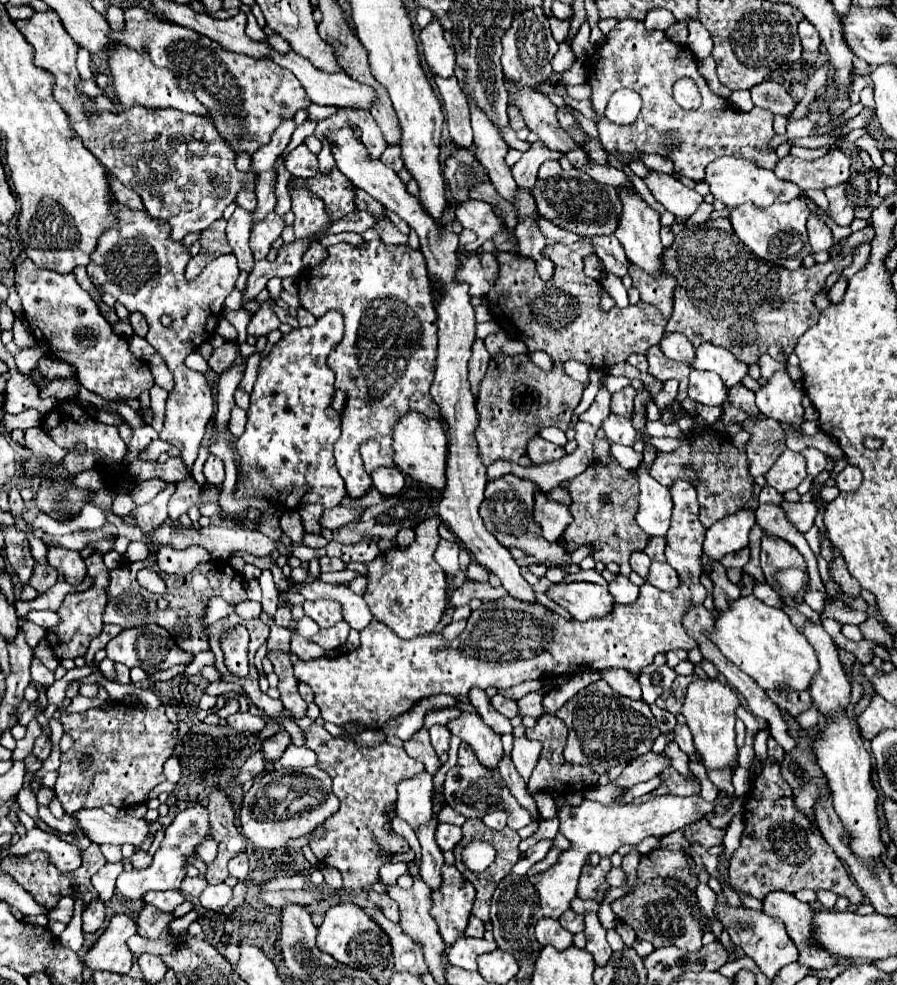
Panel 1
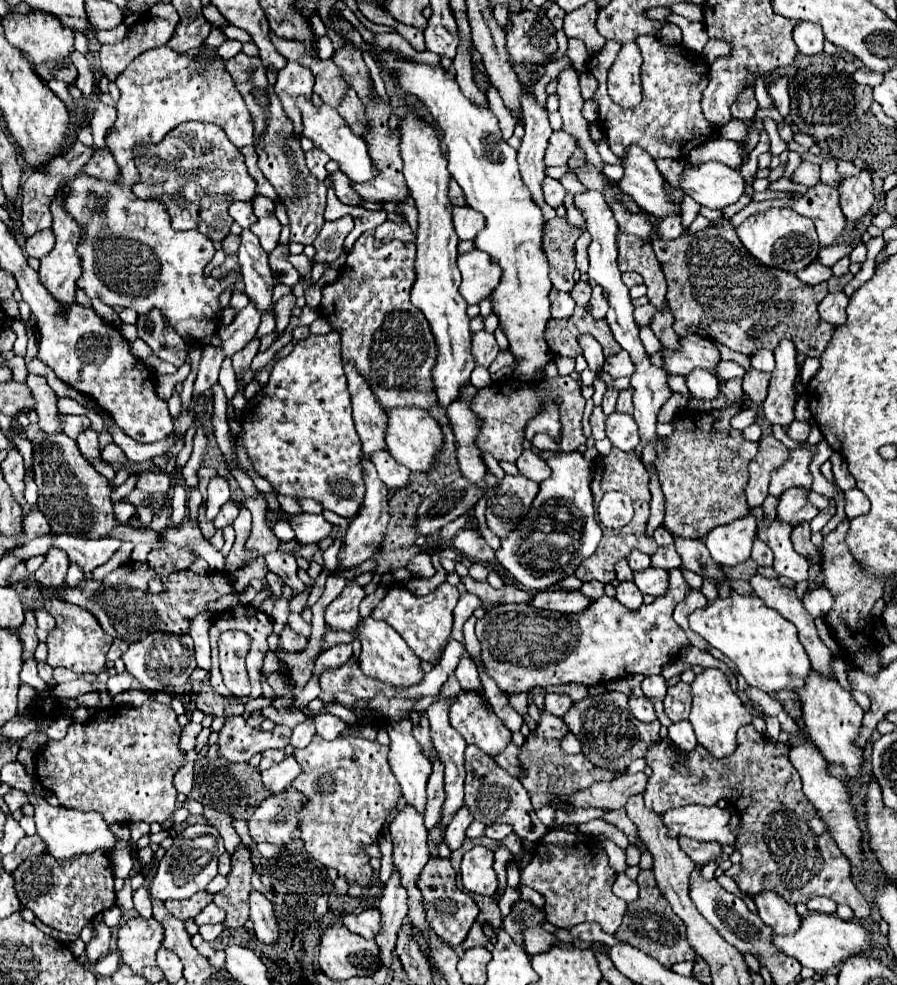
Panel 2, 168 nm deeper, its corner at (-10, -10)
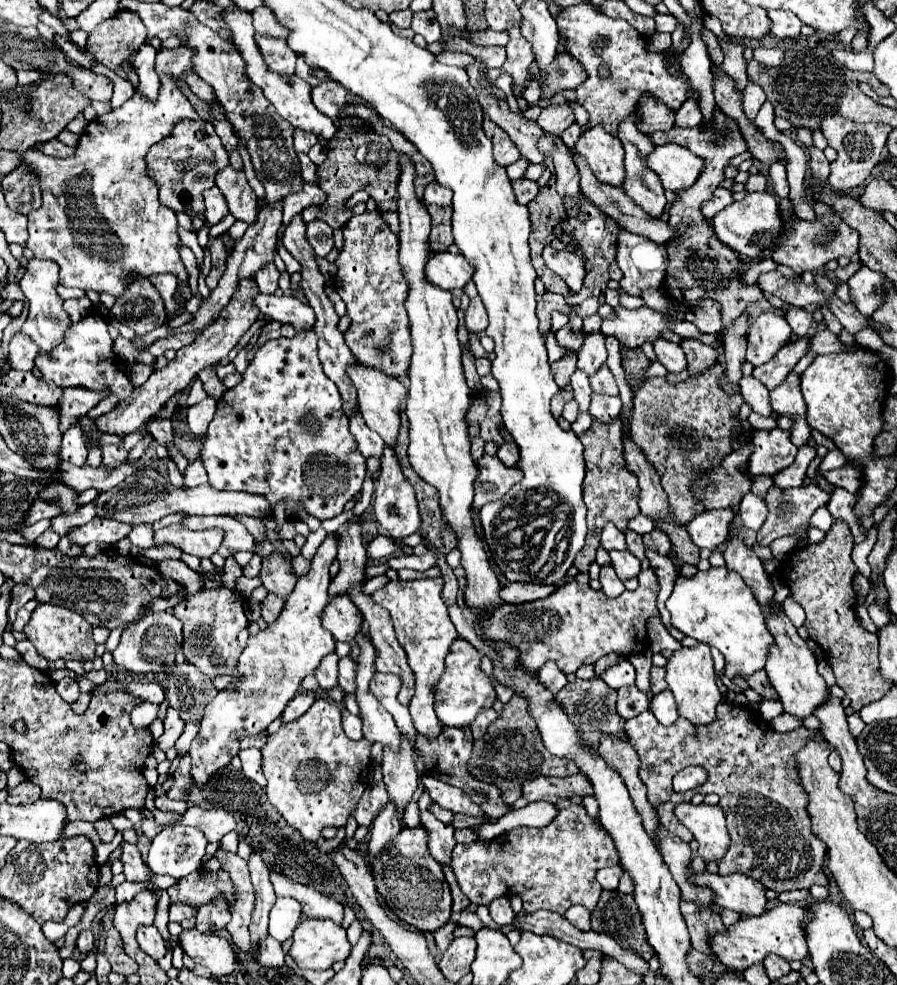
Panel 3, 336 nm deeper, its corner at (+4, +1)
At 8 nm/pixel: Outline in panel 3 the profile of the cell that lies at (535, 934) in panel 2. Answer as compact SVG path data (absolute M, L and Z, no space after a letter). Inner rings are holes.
M498 897L498 899L494 899L494 901L490 903L488 911L490 911L490 917L492 917L498 925L502 925L502 927L506 927L506 925L510 923L510 919L514 919L514 911L512 911L512 907L510 907L508 897Z

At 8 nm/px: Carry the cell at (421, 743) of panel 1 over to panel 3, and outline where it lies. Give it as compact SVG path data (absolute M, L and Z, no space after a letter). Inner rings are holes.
M362 583L350 587L348 597L354 601L354 605L356 605L356 607L360 609L360 613L364 615L364 629L370 631L372 643L374 643L374 647L376 647L376 651L378 651L378 657L376 657L376 667L378 667L378 671L382 671L382 673L394 673L394 675L402 677L402 689L400 689L400 693L398 693L398 699L400 699L402 705L408 707L408 703L410 703L410 699L412 699L412 695L414 695L414 675L412 675L410 665L408 665L408 661L406 661L406 653L404 653L404 649L400 647L400 643L398 643L398 639L396 639L396 635L394 635L394 627L392 627L392 623L390 623L388 611L386 611L384 607L378 607L378 605L370 599L370 595L362 591Z

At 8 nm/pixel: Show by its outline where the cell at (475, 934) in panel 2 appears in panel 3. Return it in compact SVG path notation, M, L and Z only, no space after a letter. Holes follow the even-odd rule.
M446 923L444 927L440 927L438 931L434 931L434 933L432 933L432 935L434 935L434 941L436 941L436 947L438 947L442 953L444 953L444 951L448 949L448 945L452 943L452 939L454 939L454 935L452 935L452 933L454 933L454 929L456 929L456 925L454 925L454 923L452 923L452 925L450 925L450 923Z

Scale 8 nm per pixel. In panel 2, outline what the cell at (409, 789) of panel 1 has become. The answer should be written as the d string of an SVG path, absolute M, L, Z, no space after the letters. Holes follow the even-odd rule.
M390 722L386 726L390 734L390 764L396 774L396 780L402 786L402 794L406 804L420 810L424 814L426 802L426 782L432 774L432 762L420 752L418 742L412 736L412 722Z

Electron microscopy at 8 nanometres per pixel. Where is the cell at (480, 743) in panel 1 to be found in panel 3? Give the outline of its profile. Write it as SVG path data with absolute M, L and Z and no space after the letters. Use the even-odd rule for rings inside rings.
M456 639L450 645L450 655L446 655L444 663L444 673L436 685L434 693L434 711L440 719L442 725L446 727L468 727L474 717L480 713L484 707L492 707L496 699L494 685L490 677L480 669L480 653L466 641L466 639Z

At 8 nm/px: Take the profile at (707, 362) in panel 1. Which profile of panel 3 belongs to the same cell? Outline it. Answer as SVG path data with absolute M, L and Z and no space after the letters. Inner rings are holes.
M614 307L612 319L602 319L602 327L606 337L616 337L626 347L640 347L644 341L654 343L660 337L662 329L668 329L668 323L664 321L664 315L660 311L654 311L650 307L642 309L624 309Z

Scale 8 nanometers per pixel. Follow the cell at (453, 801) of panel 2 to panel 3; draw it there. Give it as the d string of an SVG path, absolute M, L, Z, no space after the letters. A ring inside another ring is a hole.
M424 577L424 579L412 579L412 581L388 581L384 587L380 587L376 593L372 593L372 599L388 609L396 637L402 645L402 649L408 655L408 665L414 671L416 677L416 693L410 699L410 717L416 727L416 731L436 737L442 731L442 723L438 721L434 713L434 687L444 671L444 657L452 645L452 641L458 637L450 617L446 603L442 599L442 577Z

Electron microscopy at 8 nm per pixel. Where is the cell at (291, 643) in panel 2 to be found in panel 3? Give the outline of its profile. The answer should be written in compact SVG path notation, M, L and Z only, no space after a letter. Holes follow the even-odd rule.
M268 593L266 599L260 605L262 605L262 617L264 617L264 621L272 623L280 615L280 611L284 607L284 599L278 599L278 595L270 595Z

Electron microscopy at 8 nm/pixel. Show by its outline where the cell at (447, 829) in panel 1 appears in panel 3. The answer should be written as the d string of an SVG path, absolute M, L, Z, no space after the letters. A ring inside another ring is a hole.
M428 775L422 777L422 783L426 785L426 791L430 793L432 801L438 803L440 807L444 807L452 813L462 813L462 815L470 815L470 817L482 815L482 809L458 787L450 787L450 785L446 785L434 777L428 777Z

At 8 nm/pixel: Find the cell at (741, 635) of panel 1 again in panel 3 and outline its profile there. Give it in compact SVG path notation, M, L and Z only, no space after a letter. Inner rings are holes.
M710 567L708 571L698 571L694 577L678 575L674 591L666 601L668 611L672 613L672 625L684 635L716 647L726 659L726 675L732 679L736 673L752 675L754 671L764 669L768 647L774 643L774 637L766 629L766 619L762 607L754 599L750 587L726 567Z

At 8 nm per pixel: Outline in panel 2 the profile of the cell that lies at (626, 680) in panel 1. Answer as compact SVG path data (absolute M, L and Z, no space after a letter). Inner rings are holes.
M642 696L642 698L630 698L630 710L632 710L632 714L634 714L638 720L642 720L642 722L652 722L652 720L656 720L652 702L650 702L650 698L646 698L646 696Z

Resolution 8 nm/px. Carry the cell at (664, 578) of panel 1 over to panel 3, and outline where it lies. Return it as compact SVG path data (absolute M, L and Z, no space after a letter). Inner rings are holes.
M610 551L610 559L612 559L612 567L616 575L622 581L632 579L640 573L640 561L630 551Z

